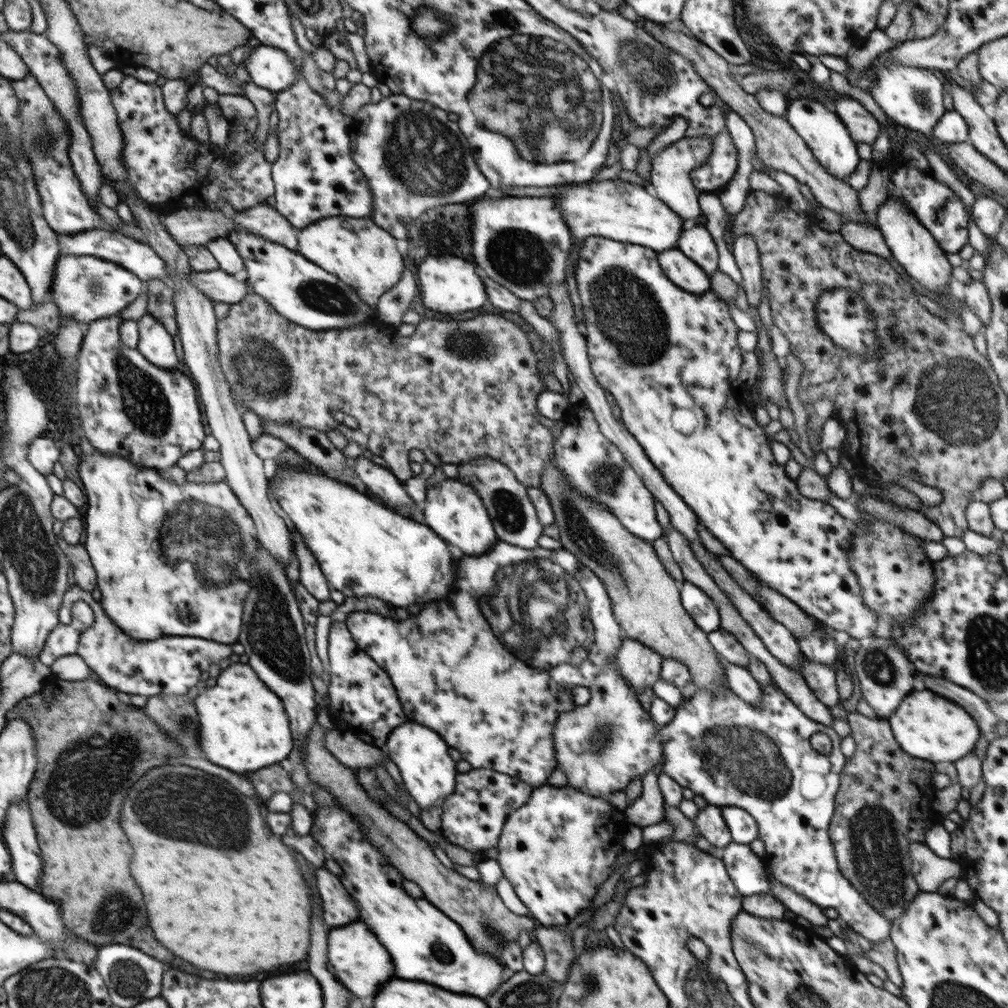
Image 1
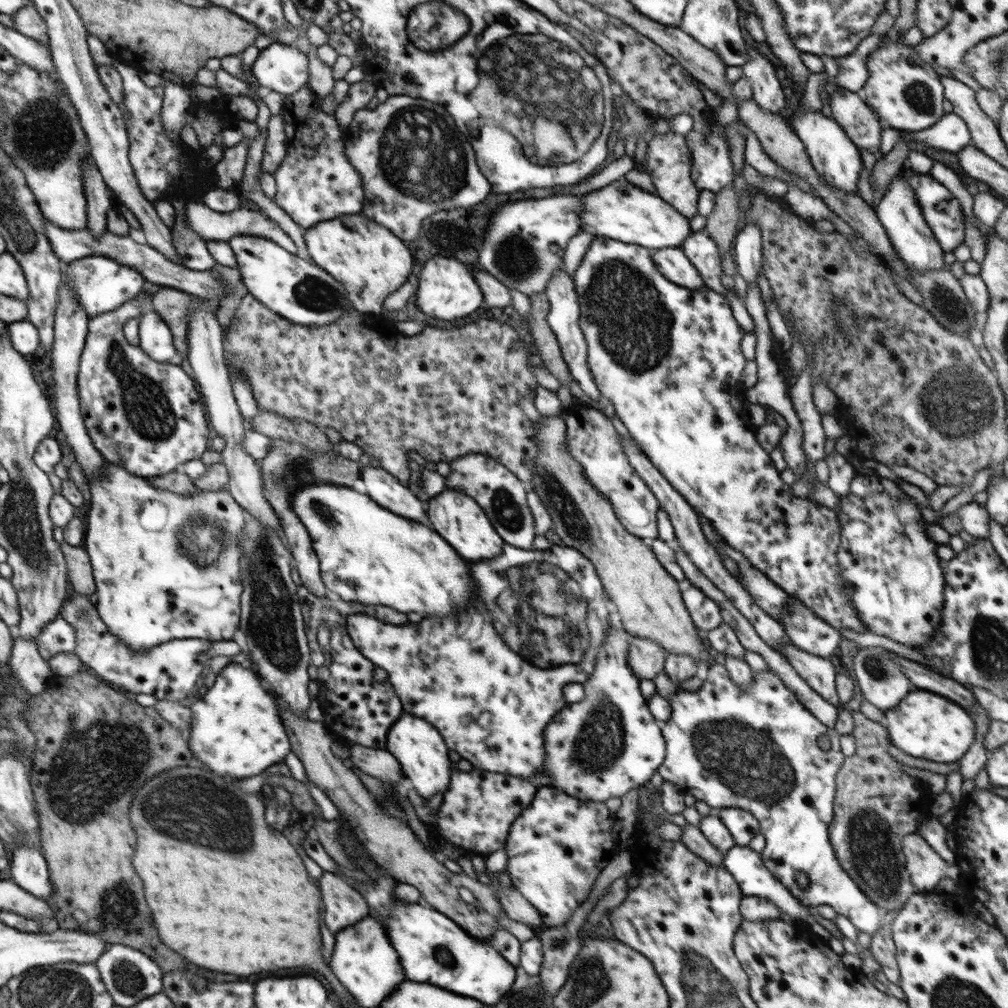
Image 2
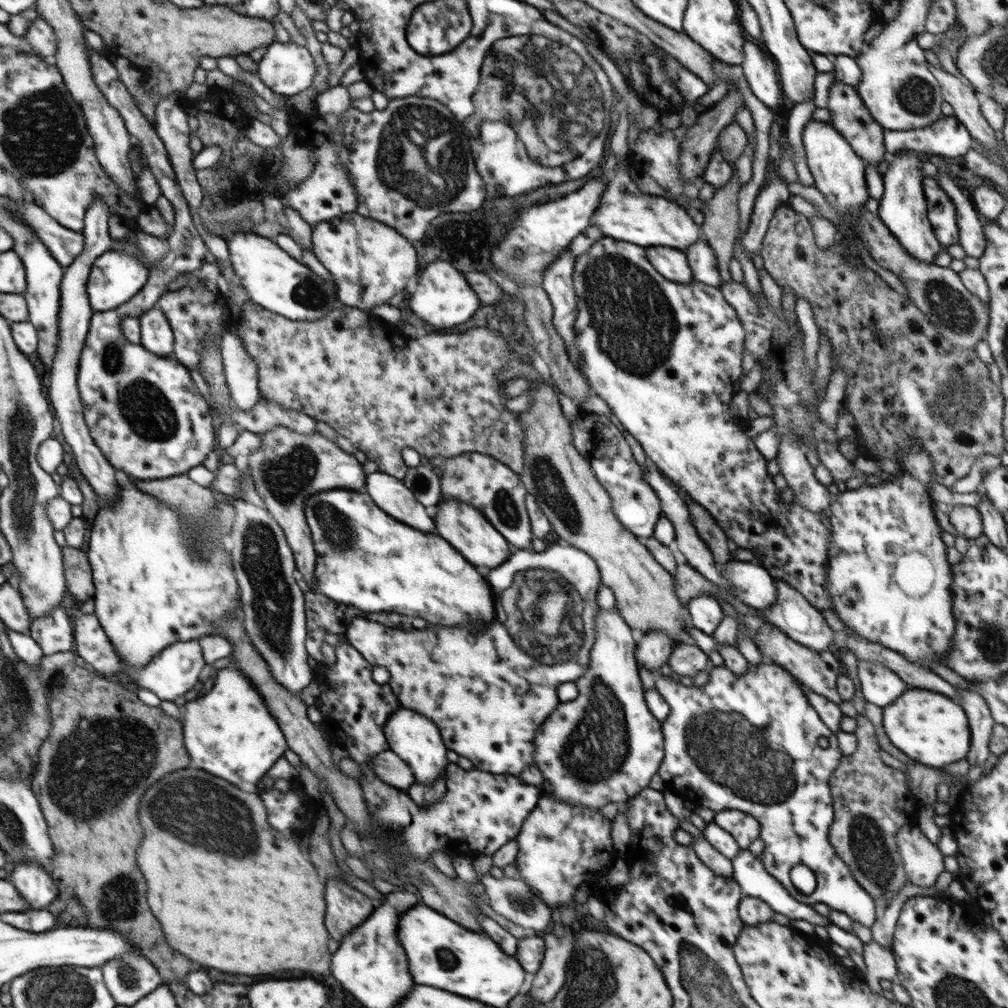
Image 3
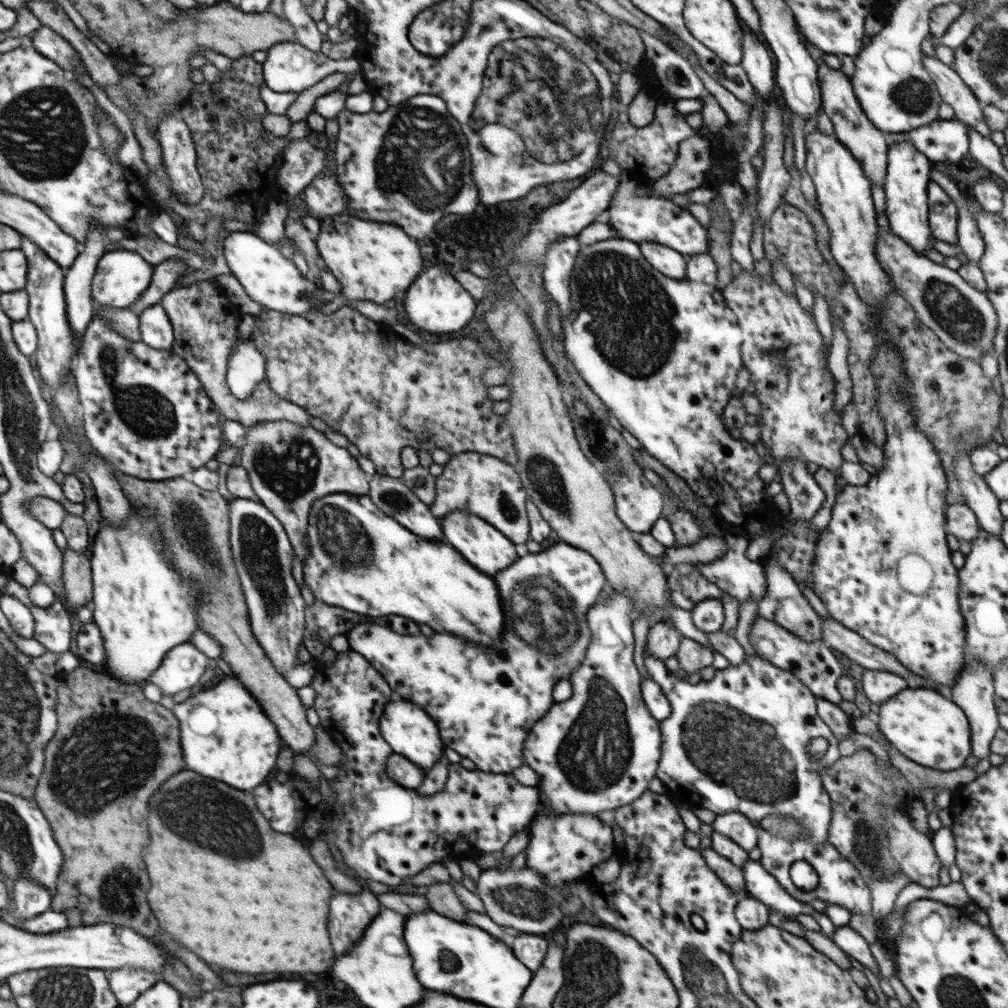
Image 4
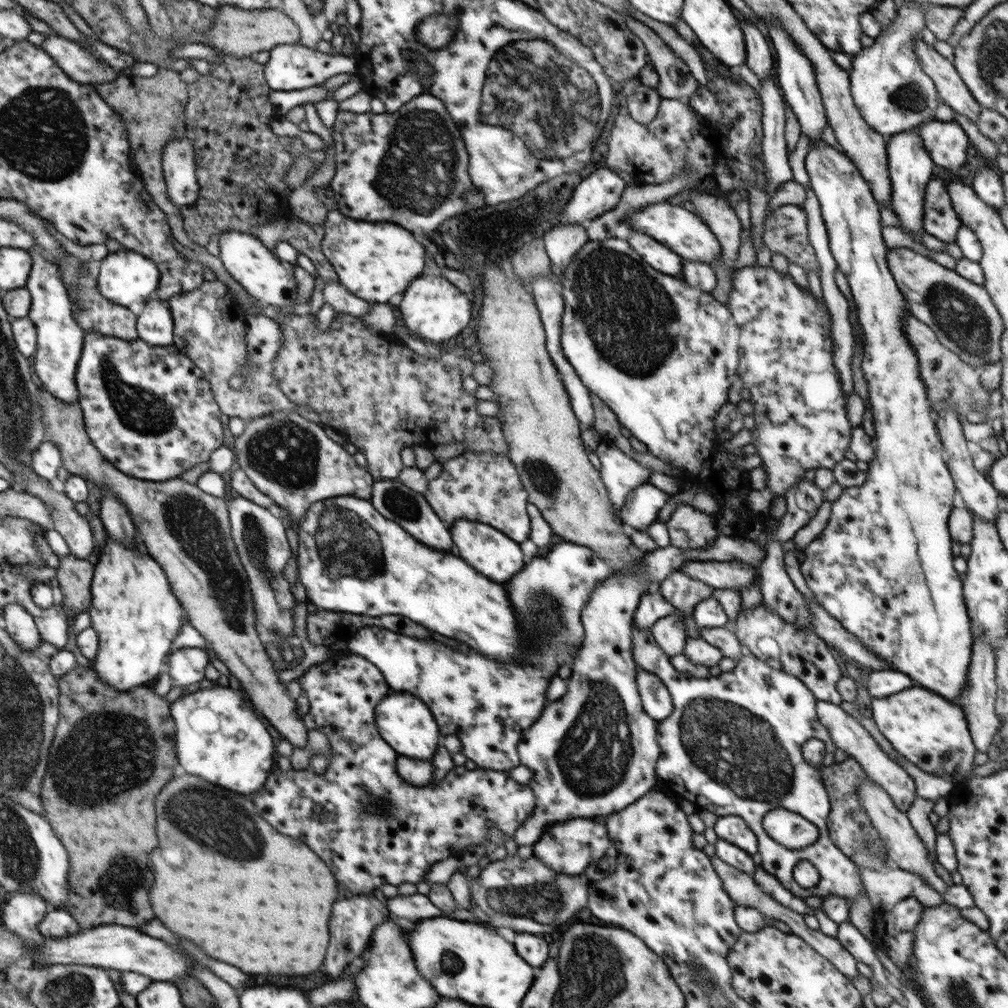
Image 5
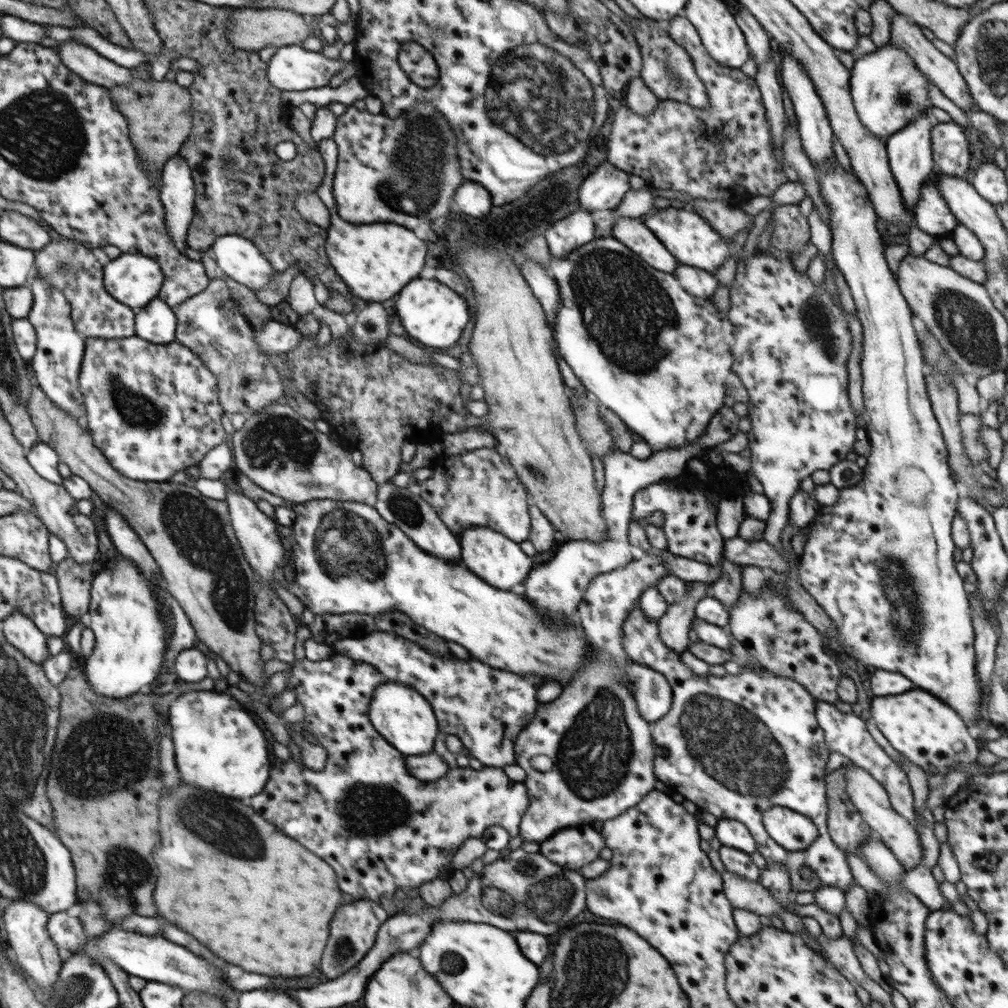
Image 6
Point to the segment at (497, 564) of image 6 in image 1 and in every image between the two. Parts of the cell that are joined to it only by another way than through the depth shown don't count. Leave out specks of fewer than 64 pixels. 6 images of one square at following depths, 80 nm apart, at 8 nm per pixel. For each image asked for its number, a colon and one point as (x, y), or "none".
1: (453, 510)
2: (459, 519)
3: (467, 529)
4: (482, 545)
5: (493, 554)

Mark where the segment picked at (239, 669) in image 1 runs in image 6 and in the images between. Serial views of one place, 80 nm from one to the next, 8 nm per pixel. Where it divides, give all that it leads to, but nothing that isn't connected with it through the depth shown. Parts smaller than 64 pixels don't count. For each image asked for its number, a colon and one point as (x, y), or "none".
2: (237, 731)
3: (229, 732)
4: (225, 735)
5: (220, 739)
6: (218, 747)

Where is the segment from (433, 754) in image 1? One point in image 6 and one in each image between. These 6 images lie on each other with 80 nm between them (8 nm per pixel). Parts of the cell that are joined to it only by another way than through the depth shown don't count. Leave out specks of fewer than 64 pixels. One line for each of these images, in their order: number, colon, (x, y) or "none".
2: (422, 752)
3: (415, 739)
4: (411, 733)
5: (403, 721)
6: (401, 715)

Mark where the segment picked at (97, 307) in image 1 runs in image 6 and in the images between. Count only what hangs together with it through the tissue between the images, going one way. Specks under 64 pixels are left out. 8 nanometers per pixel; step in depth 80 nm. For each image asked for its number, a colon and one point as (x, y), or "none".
2: (101, 284)
3: (114, 278)
4: (122, 275)
5: (124, 277)
6: (136, 280)

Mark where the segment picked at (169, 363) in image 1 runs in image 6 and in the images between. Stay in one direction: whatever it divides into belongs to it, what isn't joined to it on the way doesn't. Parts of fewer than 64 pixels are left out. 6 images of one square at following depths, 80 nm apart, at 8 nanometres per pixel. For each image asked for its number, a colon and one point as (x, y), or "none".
2: (156, 338)
3: (157, 336)
4: (157, 331)
5: (155, 323)
6: (157, 323)

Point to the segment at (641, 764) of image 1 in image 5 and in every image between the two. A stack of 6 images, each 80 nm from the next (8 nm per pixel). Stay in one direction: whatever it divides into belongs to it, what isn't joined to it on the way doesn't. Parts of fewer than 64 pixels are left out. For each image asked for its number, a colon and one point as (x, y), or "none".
2: (609, 743)
3: (605, 746)
4: (598, 751)
5: (594, 752)

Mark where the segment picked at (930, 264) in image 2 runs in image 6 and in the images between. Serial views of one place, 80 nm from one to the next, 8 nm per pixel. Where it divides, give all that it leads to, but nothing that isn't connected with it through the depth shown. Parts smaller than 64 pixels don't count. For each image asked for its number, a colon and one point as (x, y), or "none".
3: (903, 208)
4: (907, 177)
5: (910, 166)
6: (910, 153)

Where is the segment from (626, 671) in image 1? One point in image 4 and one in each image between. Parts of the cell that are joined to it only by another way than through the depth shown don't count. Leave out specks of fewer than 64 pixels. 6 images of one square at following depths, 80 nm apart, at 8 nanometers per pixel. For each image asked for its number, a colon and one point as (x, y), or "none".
2: (646, 658)
3: (654, 650)
4: (663, 639)

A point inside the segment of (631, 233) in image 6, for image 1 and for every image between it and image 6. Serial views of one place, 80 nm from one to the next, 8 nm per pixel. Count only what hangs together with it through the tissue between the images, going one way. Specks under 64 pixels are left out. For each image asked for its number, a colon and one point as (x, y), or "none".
1: (681, 271)
2: (671, 262)
3: (672, 264)
4: (669, 262)
5: (660, 257)

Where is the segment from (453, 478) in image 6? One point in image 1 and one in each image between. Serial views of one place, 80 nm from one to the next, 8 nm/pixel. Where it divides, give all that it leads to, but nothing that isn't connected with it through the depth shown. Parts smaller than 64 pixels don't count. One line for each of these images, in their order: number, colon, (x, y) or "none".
1: (515, 520)
2: (502, 495)
3: (493, 488)
4: (483, 485)
5: (485, 486)

